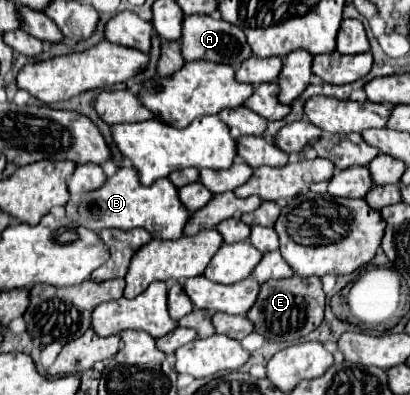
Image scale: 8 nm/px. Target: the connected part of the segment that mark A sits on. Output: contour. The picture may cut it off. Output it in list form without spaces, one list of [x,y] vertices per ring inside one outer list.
[[[186,16],[184,18],[184,26],[182,26],[182,56],[186,62],[194,62],[194,60],[208,60],[208,62],[224,62],[230,66],[240,66],[240,62],[252,58],[252,50],[246,42],[244,32],[234,26],[228,24],[220,18],[212,18],[212,16]]]

